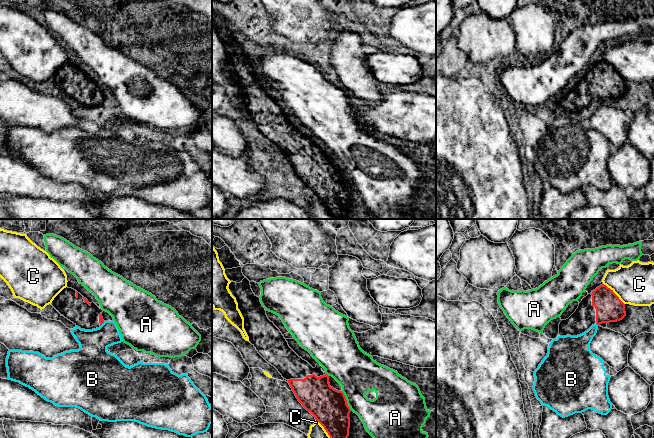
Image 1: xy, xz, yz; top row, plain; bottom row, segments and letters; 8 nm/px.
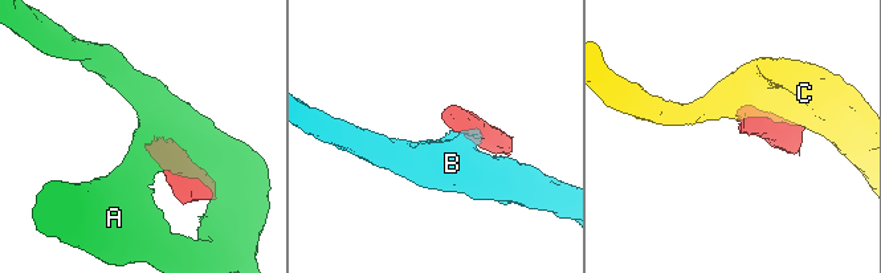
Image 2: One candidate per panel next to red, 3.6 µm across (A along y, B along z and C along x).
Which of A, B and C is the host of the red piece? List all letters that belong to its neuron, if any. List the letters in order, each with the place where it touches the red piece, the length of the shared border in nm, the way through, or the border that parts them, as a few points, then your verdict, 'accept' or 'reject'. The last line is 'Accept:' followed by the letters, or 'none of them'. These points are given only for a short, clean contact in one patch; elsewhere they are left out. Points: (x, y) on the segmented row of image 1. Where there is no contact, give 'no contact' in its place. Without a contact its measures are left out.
A: meets red in xz at (346, 401); contact 180 nm long; reject
B: meets red in yz at (597, 324); contact 30 nm long; border along yz (596, 323), (598, 325); reject
C: meets red in yz at (614, 293); contact 240 nm long; reject
Accept: none of them

